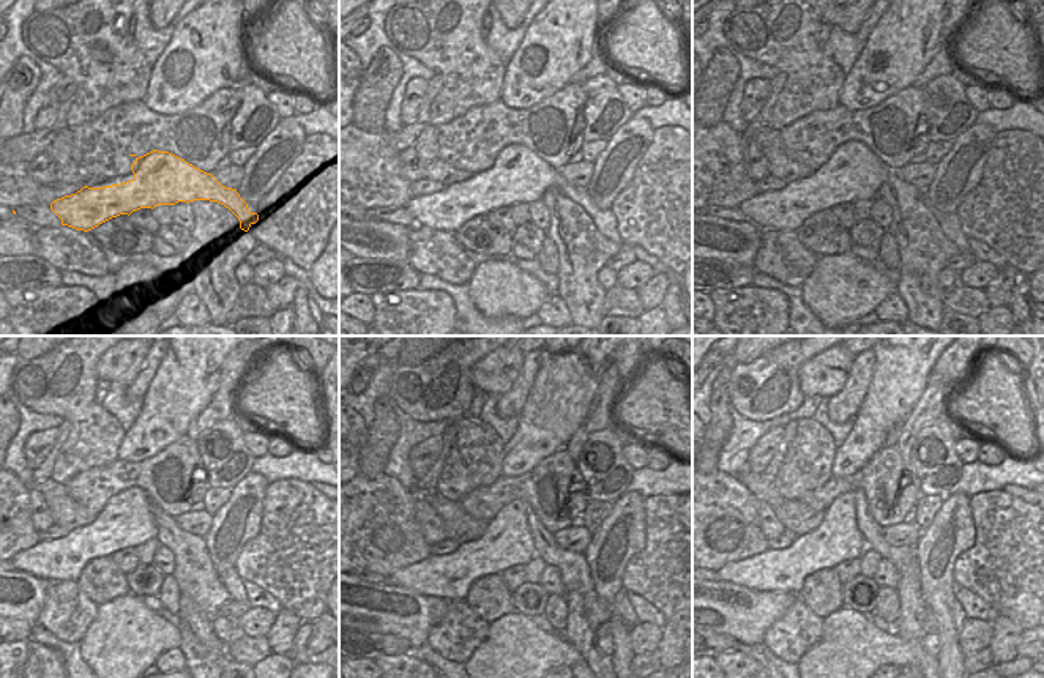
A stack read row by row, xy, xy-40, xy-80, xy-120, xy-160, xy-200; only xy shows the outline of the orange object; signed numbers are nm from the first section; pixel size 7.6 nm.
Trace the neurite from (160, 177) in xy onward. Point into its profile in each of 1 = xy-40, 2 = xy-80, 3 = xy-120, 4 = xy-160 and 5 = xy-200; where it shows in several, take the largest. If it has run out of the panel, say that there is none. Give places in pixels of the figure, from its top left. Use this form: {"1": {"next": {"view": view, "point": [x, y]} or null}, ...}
{"1": {"next": {"view": "xy-40", "point": [516, 175]}}, "2": {"next": {"view": "xy-80", "point": [863, 172]}}, "3": {"next": {"view": "xy-120", "point": [78, 558]}}, "4": {"next": {"view": "xy-160", "point": [431, 576]}}, "5": {"next": {"view": "xy-200", "point": [776, 569]}}}

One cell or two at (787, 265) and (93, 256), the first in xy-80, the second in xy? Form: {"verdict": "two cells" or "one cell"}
{"verdict": "one cell"}

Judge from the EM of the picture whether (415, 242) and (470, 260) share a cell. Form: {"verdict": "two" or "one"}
{"verdict": "one"}

